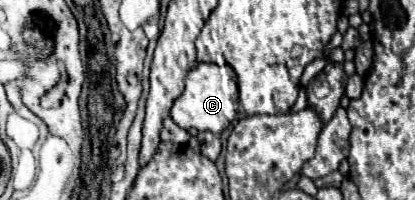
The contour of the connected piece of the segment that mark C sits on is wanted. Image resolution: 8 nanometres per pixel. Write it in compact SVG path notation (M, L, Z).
M197 64L185 80L185 92L175 100L171 108L171 118L177 126L189 130L195 128L199 132L221 134L237 116L239 92L237 92L237 76L229 65Z

